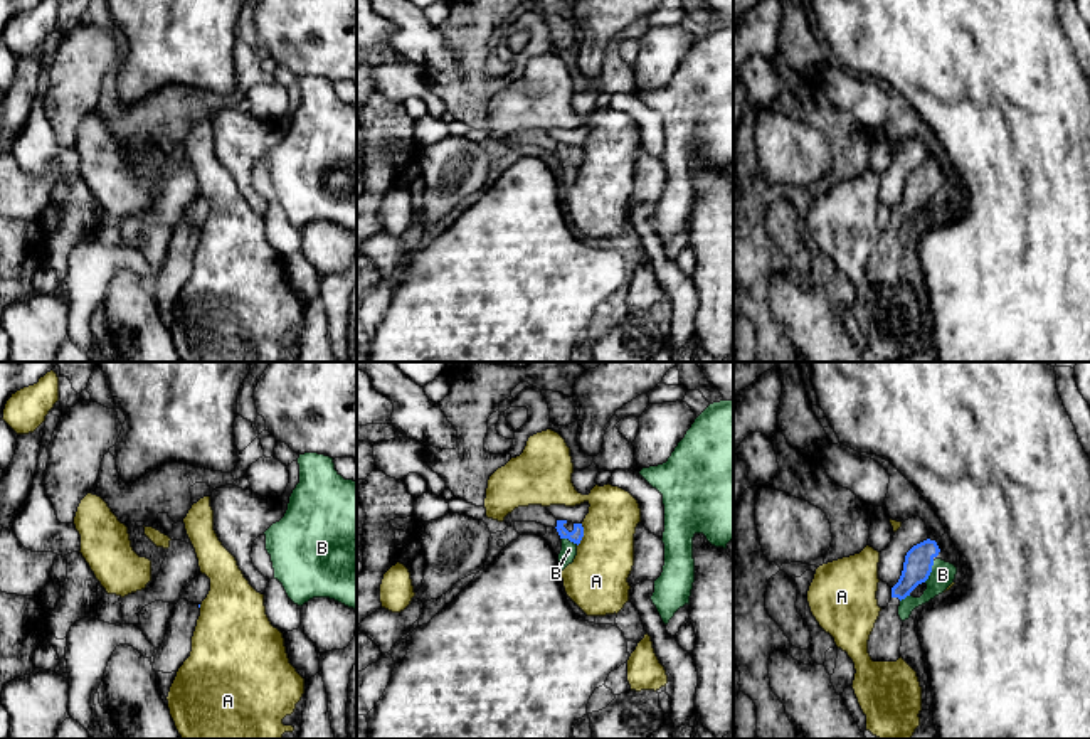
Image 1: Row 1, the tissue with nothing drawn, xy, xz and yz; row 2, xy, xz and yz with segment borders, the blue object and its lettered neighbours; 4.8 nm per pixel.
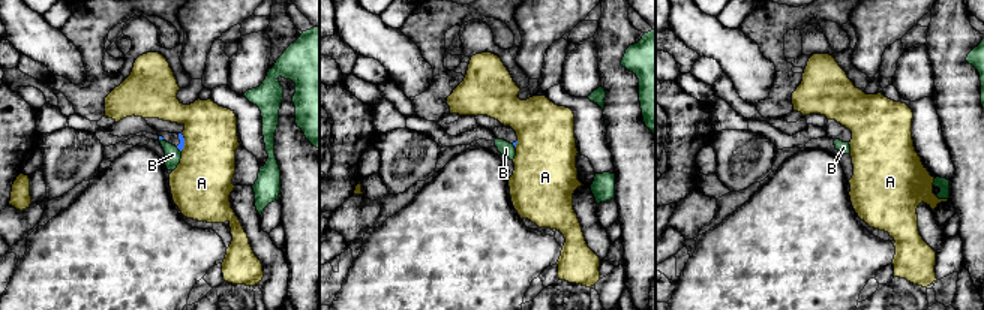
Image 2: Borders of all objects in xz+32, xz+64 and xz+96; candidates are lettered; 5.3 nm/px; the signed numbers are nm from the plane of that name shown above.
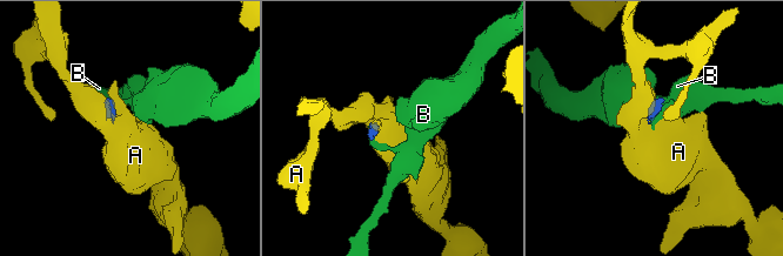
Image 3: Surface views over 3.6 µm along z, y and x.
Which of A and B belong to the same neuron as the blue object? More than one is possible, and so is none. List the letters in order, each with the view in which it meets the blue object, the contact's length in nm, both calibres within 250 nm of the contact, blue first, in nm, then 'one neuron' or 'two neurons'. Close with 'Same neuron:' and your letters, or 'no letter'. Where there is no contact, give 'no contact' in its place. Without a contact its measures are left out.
A: meets blue in xz; contact 110 nm long; 70 nm thick on the blue side, 300 nm on the other; two neurons
B: meets blue in yz; contact 120 nm long; 140 nm thick on the blue side, 120 nm on the other; two neurons
Same neuron: no letter

